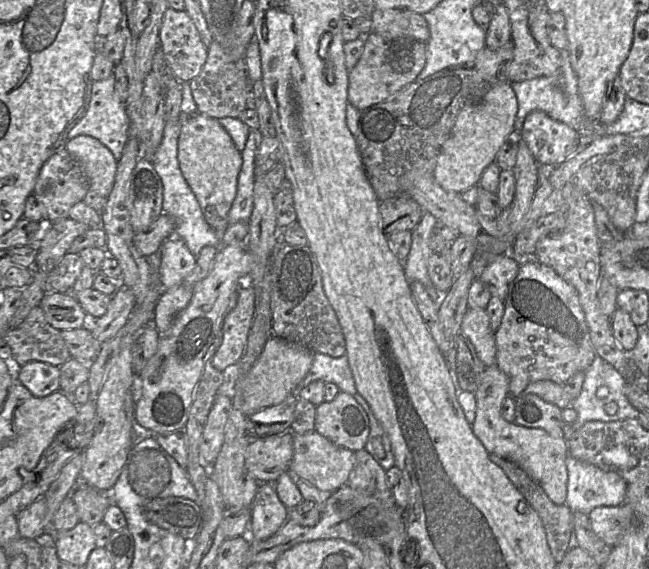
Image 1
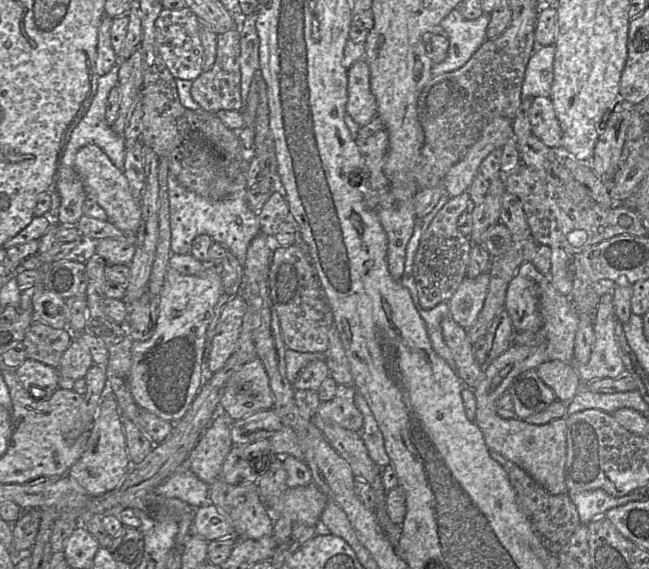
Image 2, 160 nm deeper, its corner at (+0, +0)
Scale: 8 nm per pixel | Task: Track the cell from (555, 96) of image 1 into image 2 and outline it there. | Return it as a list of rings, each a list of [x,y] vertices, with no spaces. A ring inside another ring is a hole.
[[[538,46],[531,55],[525,70],[521,97],[550,97],[553,82],[555,46]]]

